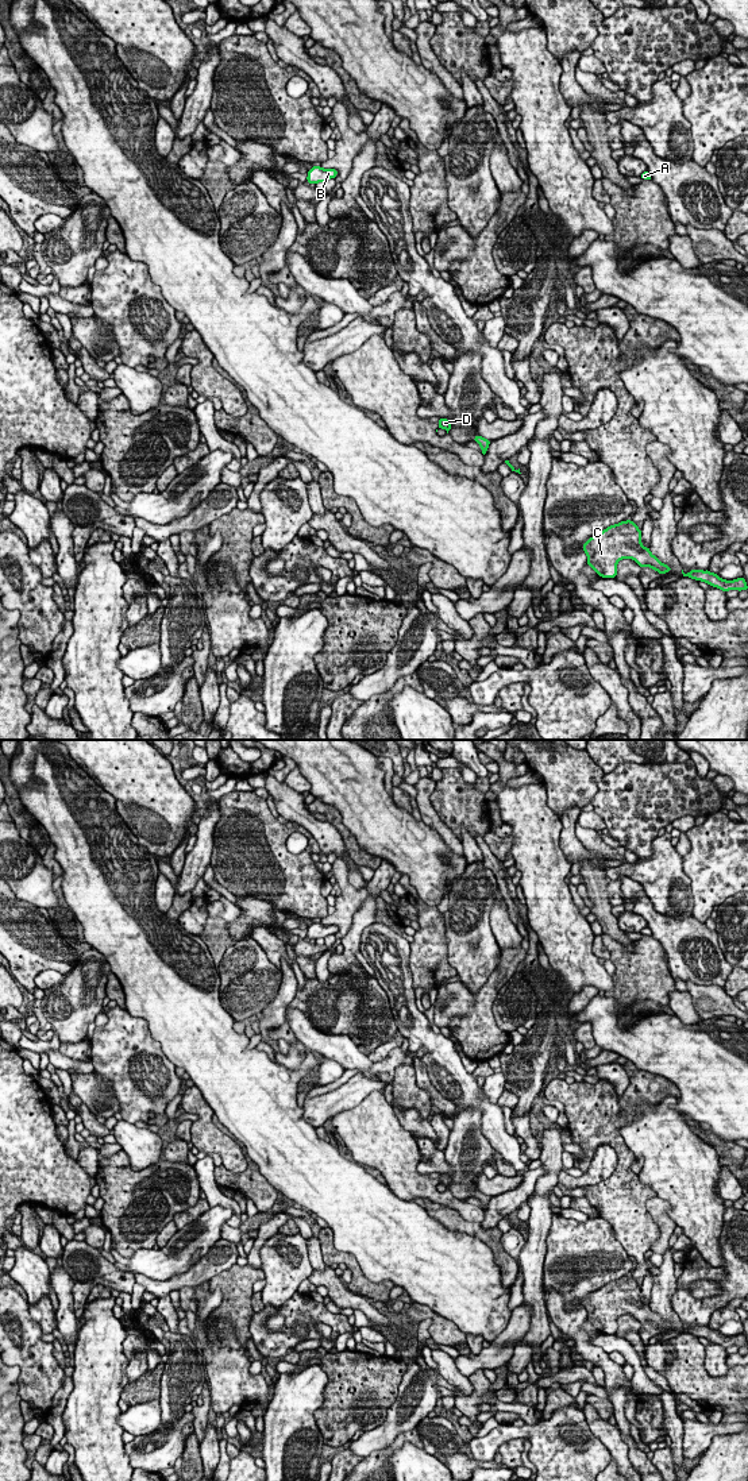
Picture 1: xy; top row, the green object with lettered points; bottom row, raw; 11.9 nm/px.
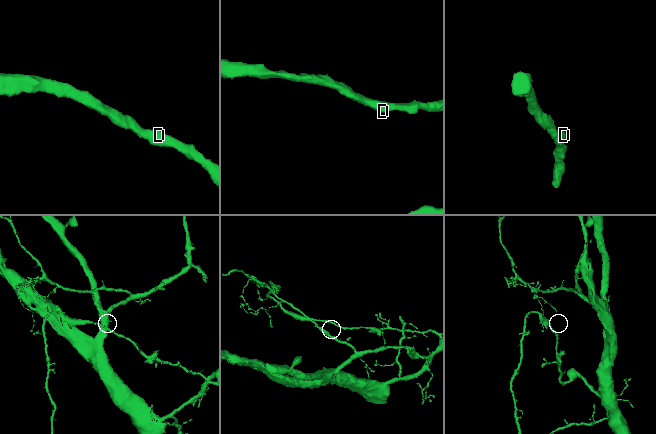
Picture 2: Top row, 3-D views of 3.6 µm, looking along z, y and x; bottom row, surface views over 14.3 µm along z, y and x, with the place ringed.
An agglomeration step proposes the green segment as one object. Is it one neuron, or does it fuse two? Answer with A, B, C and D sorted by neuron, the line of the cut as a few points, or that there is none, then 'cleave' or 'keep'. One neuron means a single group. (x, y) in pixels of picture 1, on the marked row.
A B C D | no cut | keep

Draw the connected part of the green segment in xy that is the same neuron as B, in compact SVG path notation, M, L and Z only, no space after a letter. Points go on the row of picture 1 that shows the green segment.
M313 166L308 170L306 181L309 184L325 182L329 178L335 178L338 176L338 170L335 169L323 169L320 166Z

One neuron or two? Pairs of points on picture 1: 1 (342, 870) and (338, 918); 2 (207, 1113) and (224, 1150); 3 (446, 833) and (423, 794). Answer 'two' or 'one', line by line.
1: one
2: one
3: one

